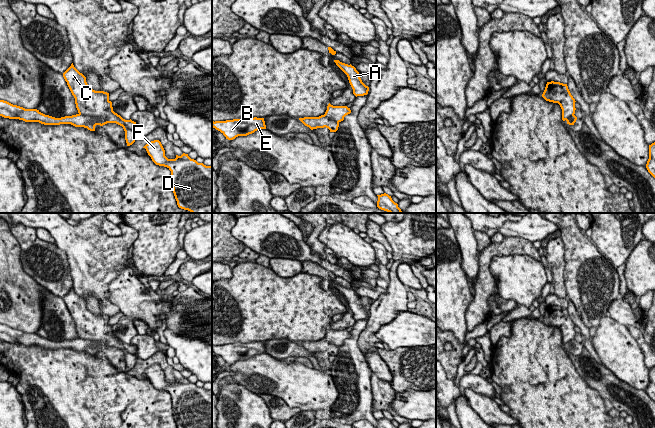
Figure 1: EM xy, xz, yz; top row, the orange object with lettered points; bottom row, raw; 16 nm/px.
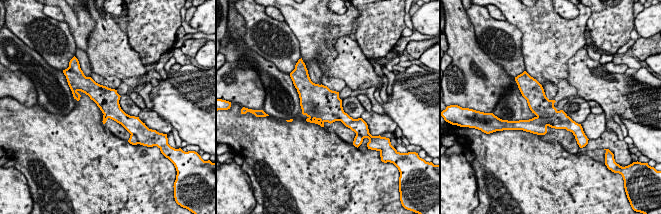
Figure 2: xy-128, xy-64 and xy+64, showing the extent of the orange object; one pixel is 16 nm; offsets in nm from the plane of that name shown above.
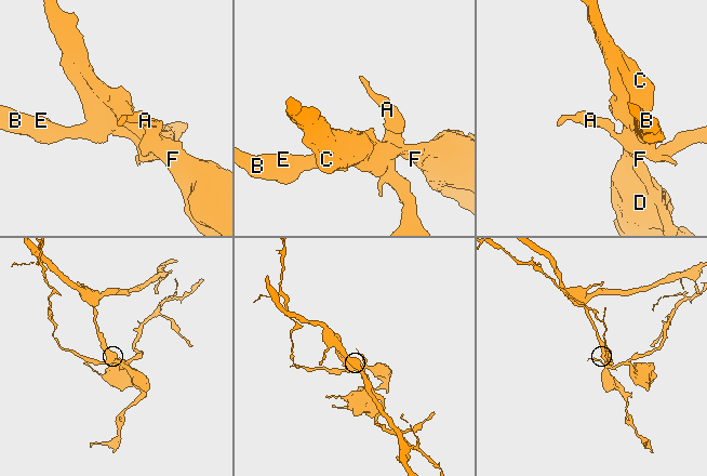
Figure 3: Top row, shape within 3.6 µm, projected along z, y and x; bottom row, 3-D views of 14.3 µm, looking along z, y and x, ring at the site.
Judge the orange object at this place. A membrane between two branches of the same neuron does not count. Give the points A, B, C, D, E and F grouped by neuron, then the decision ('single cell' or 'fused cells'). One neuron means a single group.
A B E / C D F; fused cells

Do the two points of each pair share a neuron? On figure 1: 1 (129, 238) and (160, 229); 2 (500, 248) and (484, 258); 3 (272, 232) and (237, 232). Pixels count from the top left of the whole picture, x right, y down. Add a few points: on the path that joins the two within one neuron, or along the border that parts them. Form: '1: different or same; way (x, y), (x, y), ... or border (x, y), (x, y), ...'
1: different; border (124, 223), (137, 231), (137, 238), (132, 245)
2: same; way (496, 249), (493, 249), (488, 254)
3: same; way (263, 232), (246, 232)

